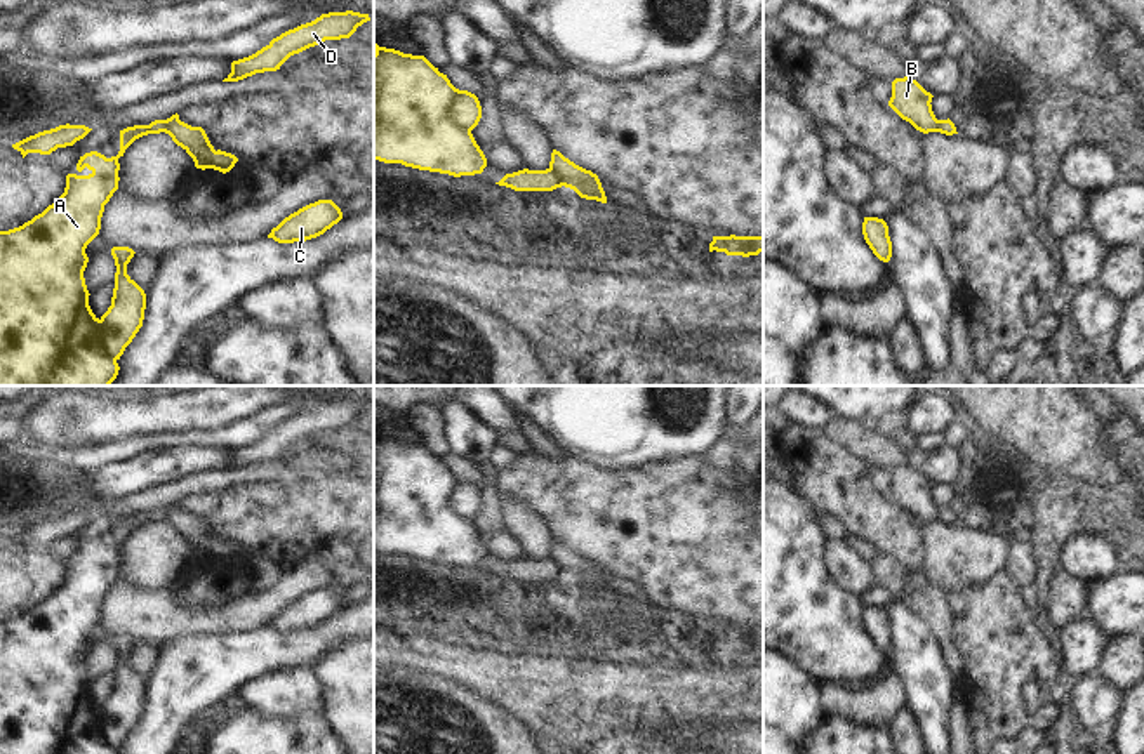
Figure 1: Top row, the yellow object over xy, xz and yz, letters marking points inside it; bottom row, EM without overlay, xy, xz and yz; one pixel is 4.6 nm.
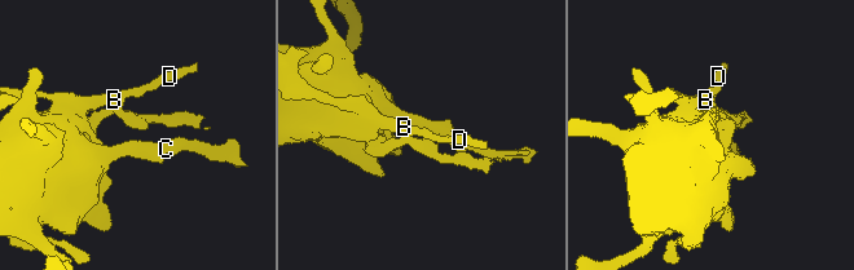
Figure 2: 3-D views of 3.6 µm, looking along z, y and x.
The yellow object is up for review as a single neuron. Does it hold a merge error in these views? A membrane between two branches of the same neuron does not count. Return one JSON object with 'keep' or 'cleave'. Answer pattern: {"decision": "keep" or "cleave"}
{"decision": "cleave"}

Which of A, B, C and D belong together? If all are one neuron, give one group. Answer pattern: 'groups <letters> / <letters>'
groups A C / B D

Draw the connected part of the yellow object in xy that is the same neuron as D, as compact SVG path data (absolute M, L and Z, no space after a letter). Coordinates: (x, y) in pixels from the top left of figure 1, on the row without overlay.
M353 400L322 403L315 410L273 427L256 443L233 450L231 462L223 471L238 471L256 462L276 460L290 445L325 429L349 427L367 410L370 410L369 403Z

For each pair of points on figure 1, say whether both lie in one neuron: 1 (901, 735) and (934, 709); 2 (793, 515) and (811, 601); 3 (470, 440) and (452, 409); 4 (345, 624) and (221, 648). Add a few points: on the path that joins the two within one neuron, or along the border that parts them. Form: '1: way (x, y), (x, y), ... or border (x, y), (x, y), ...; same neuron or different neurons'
1: border (906, 707), (922, 735); different neurons
2: way (793, 535), (797, 581); same neuron
3: way (465, 433), (456, 416); same neuron
4: way (313, 643), (305, 648), (252, 648); same neuron

